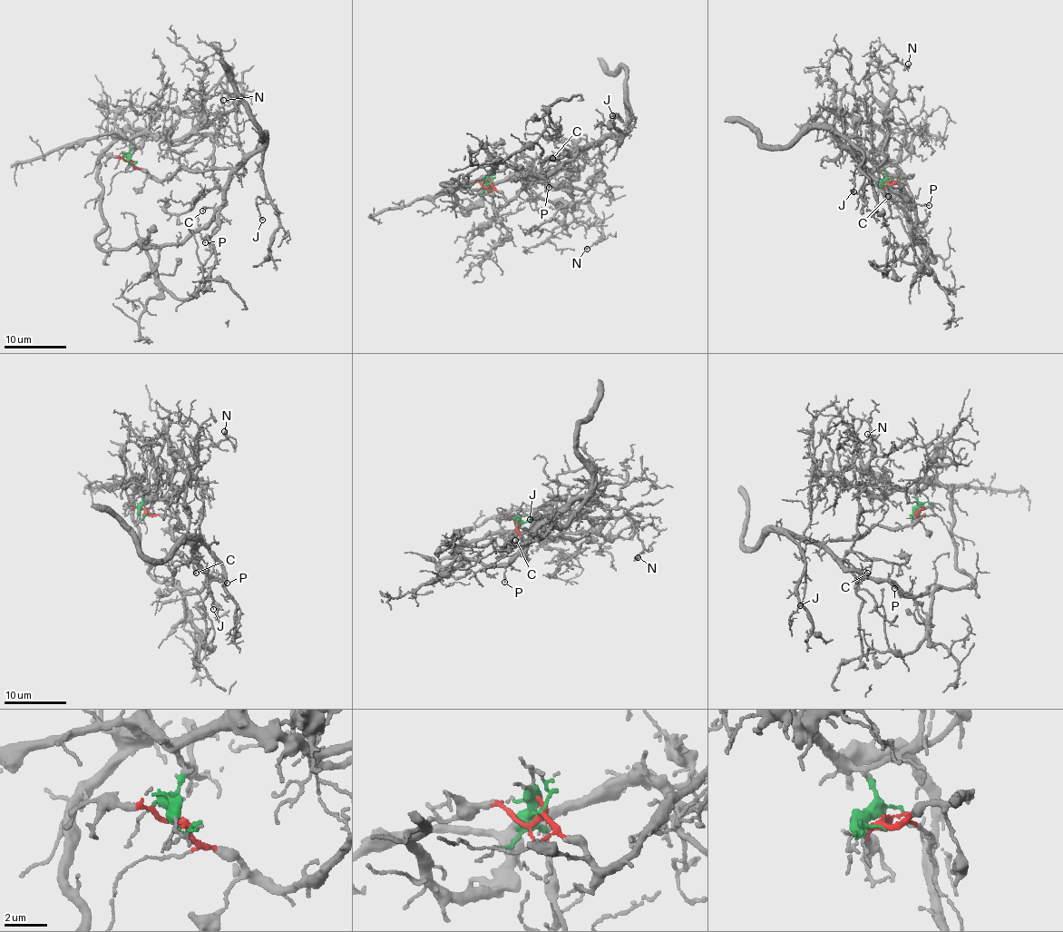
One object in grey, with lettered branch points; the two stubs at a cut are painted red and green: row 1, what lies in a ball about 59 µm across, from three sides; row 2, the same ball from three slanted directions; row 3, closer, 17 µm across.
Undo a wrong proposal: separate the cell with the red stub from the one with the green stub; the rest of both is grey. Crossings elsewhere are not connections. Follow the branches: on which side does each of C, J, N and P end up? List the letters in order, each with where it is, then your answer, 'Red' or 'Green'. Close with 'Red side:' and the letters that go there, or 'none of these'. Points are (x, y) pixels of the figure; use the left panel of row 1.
C: Place: (202, 210). Red
J: Place: (262, 220). Red
N: Place: (223, 100). Green
P: Place: (205, 242). Red
Red side: C, J, P

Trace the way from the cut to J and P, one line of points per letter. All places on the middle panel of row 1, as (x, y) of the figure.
J: (488, 185), (513, 199), (547, 160), (614, 136), (619, 136), (619, 144), (609, 129), (611, 115)
P: (488, 185), (504, 198), (513, 199), (541, 165), (560, 154), (588, 148), (576, 152), (545, 178), (549, 187)

